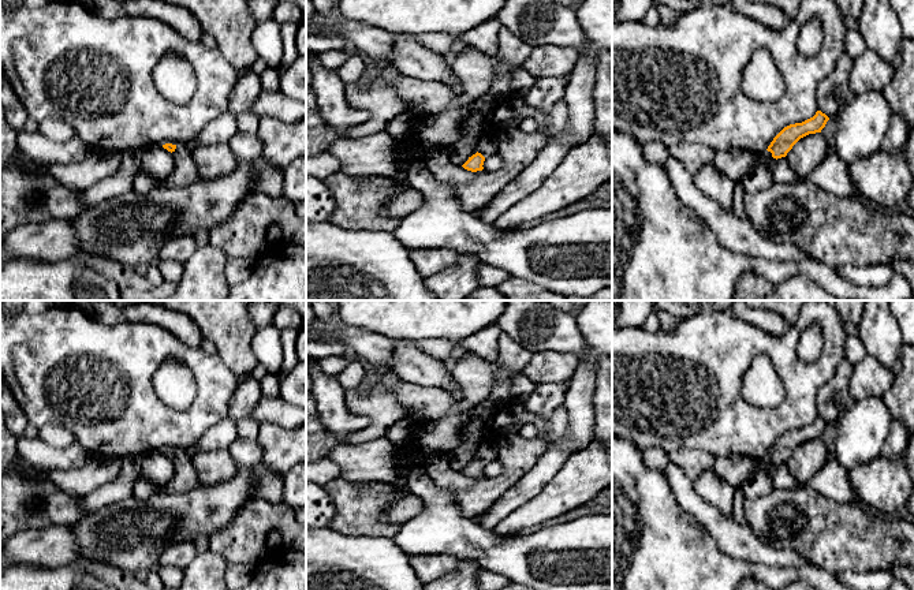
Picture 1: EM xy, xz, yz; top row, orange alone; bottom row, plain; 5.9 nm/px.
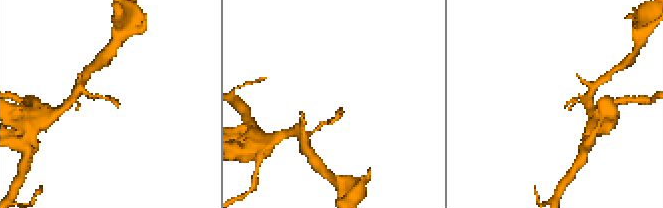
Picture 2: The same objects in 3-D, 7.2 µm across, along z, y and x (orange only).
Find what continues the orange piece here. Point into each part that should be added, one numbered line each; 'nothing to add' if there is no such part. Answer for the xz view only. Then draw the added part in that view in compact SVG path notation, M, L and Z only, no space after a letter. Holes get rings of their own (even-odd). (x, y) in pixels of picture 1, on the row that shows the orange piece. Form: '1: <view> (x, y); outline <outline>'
1: xz (488, 146); outline M488 132L478 143L477 152L481 153L485 158L499 153L499 145L501 139L501 132Z

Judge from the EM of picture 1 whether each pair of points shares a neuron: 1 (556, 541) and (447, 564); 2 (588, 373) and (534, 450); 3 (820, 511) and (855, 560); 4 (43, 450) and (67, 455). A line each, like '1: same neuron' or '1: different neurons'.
1: different neurons
2: different neurons
3: same neuron
4: same neuron

